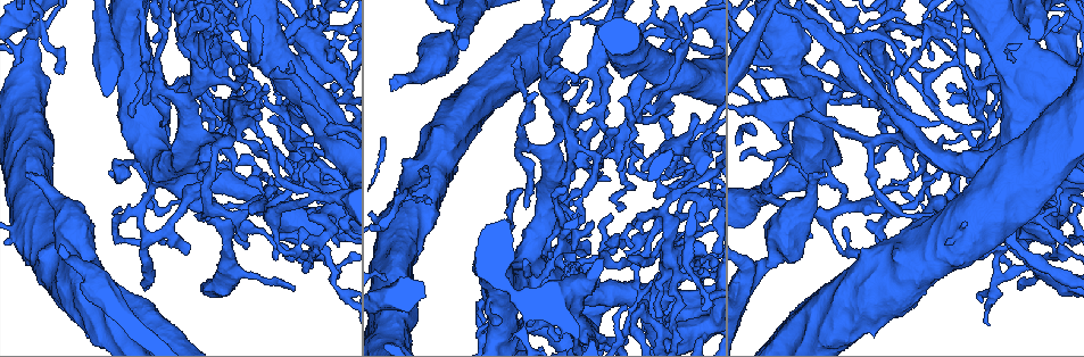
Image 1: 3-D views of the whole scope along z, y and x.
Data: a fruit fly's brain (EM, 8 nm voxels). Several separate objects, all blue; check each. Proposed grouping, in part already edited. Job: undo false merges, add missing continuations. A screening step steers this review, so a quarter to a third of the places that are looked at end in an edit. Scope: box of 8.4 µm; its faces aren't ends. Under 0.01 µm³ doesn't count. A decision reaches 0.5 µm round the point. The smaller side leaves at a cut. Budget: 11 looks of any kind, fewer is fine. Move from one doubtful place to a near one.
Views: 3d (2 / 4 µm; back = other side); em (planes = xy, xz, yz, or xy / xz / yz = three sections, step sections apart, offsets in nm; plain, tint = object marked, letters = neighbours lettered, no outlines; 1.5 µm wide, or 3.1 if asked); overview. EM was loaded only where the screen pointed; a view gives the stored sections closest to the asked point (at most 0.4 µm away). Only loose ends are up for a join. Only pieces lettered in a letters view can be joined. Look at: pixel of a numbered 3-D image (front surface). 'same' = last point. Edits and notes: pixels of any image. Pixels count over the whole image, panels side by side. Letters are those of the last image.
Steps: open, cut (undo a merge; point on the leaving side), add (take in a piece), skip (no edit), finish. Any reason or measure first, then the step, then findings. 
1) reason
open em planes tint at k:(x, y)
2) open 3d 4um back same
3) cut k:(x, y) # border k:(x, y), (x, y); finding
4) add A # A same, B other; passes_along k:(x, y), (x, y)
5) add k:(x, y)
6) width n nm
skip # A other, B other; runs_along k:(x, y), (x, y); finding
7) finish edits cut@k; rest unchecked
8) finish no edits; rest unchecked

four-way junction
open em yz step 8 tint at 1:(409, 195)

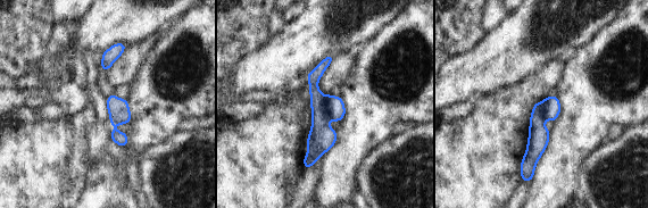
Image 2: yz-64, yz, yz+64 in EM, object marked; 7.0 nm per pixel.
open em planes letters same

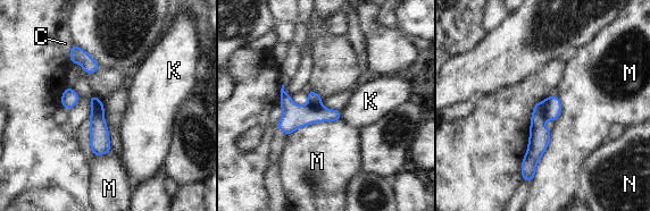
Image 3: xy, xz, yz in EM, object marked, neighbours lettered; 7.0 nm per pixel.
cut 3:(539, 135) # C other, K other, M other, N other; a second neuron is stuck on

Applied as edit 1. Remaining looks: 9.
redraw
open overview

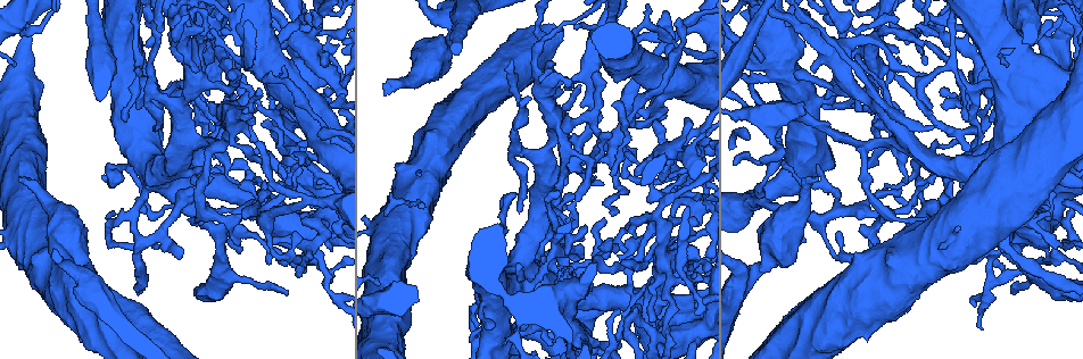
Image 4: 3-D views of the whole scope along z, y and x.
calibre changes
open 3d 2um at 4:(98, 33)

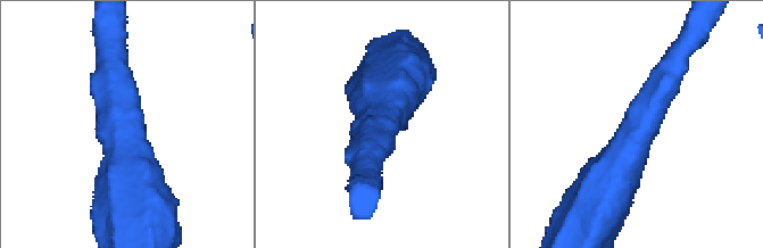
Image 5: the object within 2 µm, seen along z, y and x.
need the tissue
open em xy step 4 letters at 5:(378, 129)

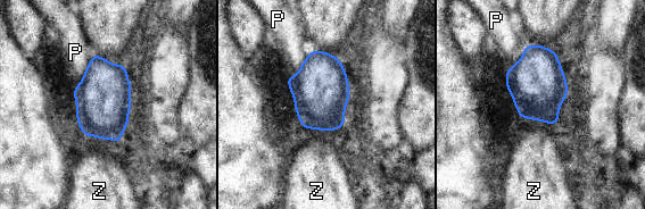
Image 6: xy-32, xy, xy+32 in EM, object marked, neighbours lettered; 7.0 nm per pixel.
longest_contact P 300 nm
skip # P other, Z other; border 6:(92, 56), (81, 82), (73, 91); all the same neuron

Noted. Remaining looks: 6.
an open end
open 3d 4um at 4:(383, 96)

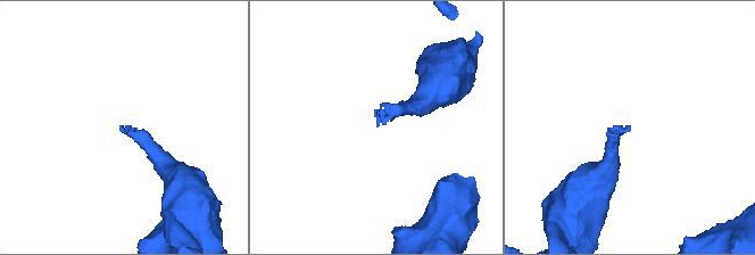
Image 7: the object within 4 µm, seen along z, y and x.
shape alone is not enough
open em xy step 4 letters at 7:(630, 127)

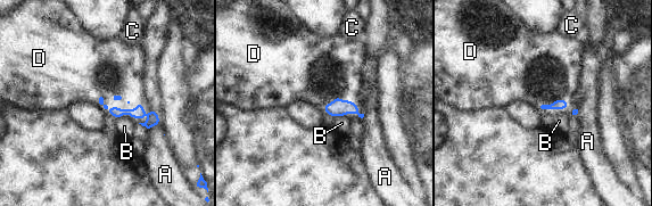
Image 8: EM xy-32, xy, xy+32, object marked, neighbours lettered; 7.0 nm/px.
add D # A other, B other, C other, D same; passes_along 8:(115, 112), (125, 109), (122, 74); it goes on there

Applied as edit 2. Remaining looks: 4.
looks like a crossing
open em planes letters at 4:(634, 119)

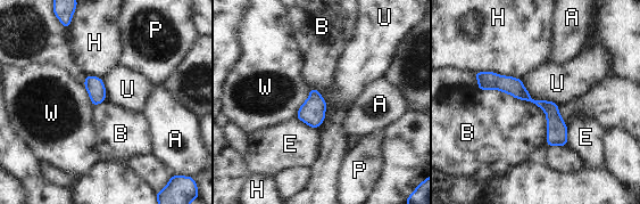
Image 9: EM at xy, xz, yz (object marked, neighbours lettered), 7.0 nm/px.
width 120 nm
skip # A other, B other, E other, H other, P other, U other, W other; one neuron here

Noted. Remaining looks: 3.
finish edits cut@3, add@8; rest unchecked

